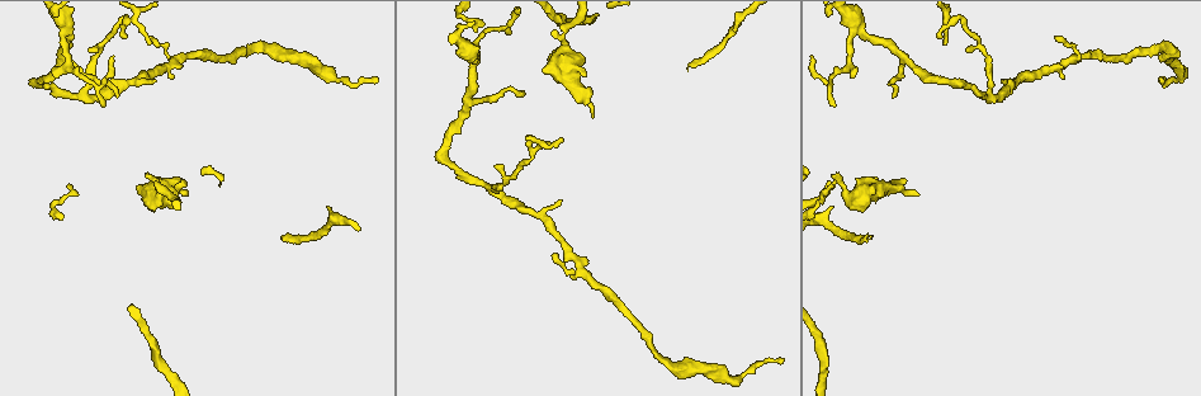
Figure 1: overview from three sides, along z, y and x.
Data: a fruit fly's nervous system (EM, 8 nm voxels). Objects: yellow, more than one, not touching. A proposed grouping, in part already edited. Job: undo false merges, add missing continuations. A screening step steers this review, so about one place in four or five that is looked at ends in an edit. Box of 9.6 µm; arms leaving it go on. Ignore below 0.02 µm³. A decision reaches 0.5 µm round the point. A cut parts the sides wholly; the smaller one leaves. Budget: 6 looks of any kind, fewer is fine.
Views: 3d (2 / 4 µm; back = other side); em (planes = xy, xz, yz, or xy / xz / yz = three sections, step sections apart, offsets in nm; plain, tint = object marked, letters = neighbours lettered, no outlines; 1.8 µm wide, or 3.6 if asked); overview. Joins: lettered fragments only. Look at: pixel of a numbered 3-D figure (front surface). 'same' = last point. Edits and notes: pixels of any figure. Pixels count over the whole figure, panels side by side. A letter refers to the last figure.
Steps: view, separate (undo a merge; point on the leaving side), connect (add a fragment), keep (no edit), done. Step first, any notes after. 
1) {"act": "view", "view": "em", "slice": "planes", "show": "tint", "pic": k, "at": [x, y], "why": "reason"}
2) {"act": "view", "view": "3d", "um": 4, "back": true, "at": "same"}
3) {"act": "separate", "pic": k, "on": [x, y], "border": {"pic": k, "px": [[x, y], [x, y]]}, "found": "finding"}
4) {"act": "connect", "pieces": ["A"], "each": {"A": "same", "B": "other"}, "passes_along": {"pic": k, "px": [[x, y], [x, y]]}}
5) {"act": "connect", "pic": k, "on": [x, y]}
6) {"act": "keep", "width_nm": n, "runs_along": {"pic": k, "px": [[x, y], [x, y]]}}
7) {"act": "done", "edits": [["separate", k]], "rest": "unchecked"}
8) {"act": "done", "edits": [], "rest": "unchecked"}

{"act": "view", "view": "em", "um": 3.6, "slice": "yz", "step": 8, "show": "tint", "pic": 1, "at": [985, 95], "why": "three-way junction"}

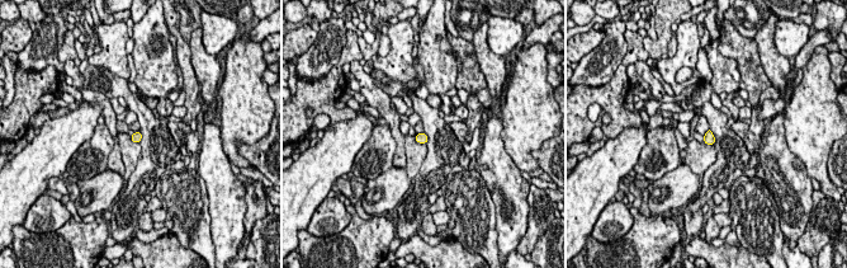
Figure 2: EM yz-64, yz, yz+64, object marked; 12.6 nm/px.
{"act": "view", "view": "em", "um": 3.6, "slice": "planes", "show": "letters", "at": "same"}

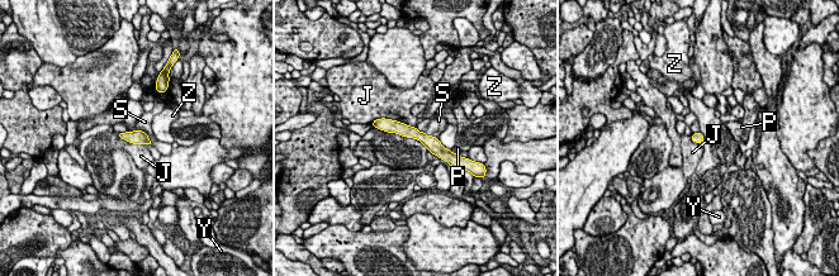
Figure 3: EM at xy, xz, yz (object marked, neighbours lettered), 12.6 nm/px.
{"act": "keep", "each": {"J": "other", "P": "other", "S": "other", "Y": "other", "Z": "other"}, "found": "all the same neuron"}

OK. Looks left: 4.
{"act": "view", "view": "3d", "um": 4, "pic": 1, "at": [151, 36], "why": "free end"}

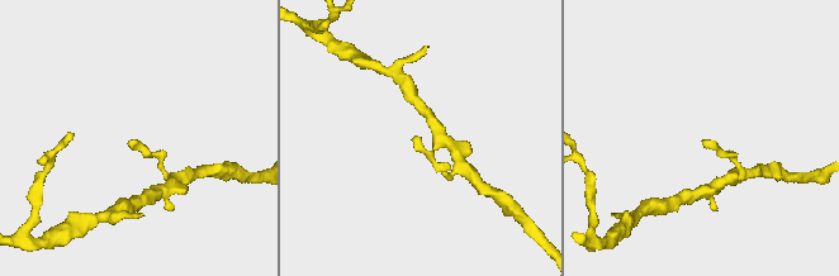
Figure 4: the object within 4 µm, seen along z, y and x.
{"act": "view", "view": "em", "slice": "xz", "step": 16, "show": "tint", "pic": 4, "at": [131, 139], "why": "need the tissue"}

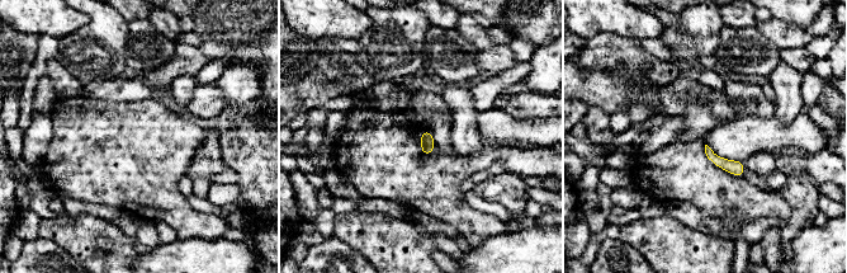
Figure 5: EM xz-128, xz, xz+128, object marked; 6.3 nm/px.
{"act": "view", "view": "em", "slice": "planes", "show": "letters", "at": "same", "why": "cut it another way"}

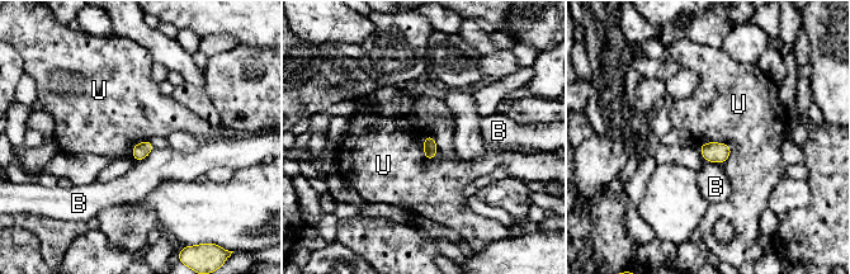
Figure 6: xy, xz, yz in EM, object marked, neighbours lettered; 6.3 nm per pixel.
{"act": "keep", "each": {"B": "other", "U": "other"}, "border": {"pic": 6, "px": [[699, 143], [727, 142], [731, 155]]}, "found": "no lettered fragment goes on from it"}

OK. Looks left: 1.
{"act": "done", "edits": [], "rest": "unchecked"}

